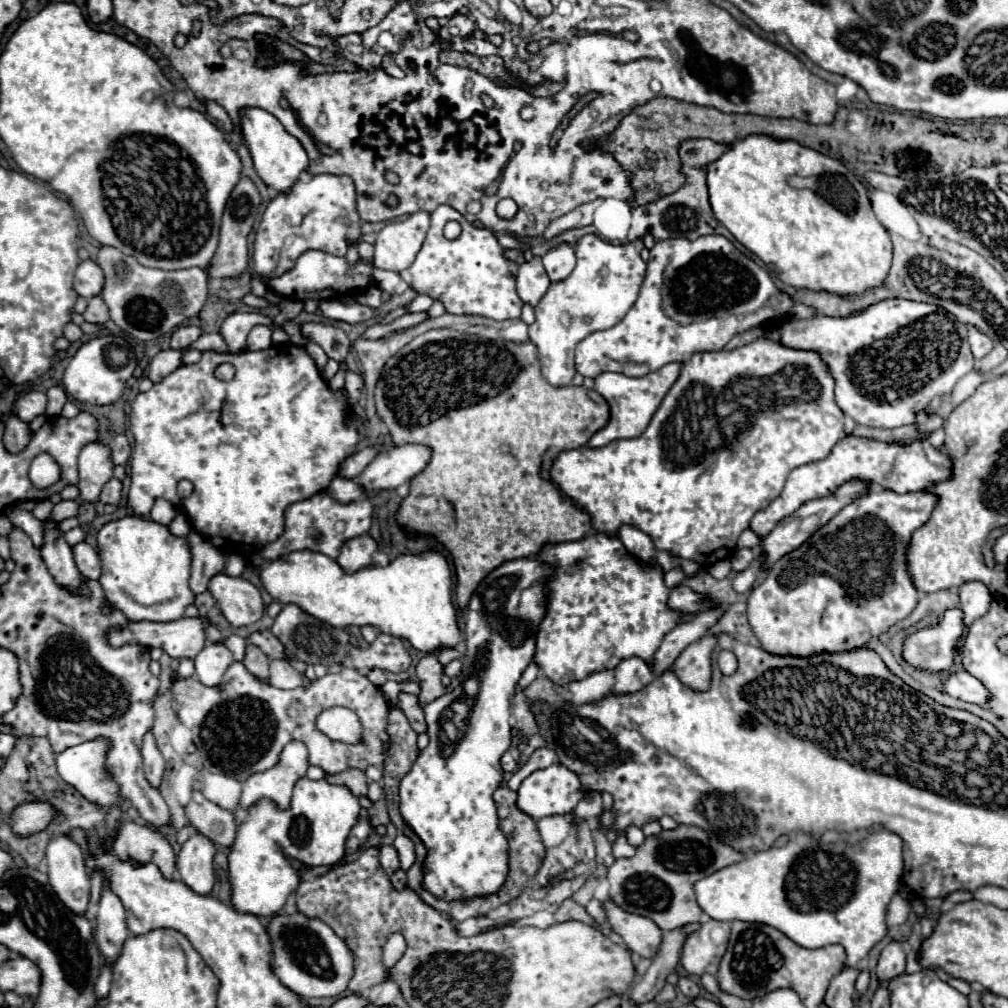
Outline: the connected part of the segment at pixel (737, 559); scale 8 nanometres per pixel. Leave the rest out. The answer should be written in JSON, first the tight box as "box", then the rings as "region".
{"box":[731,549,755,571],"region":[[[737,549],[735,553],[733,553],[733,557],[731,557],[731,563],[733,563],[733,571],[745,571],[749,565],[751,565],[751,561],[755,559],[755,551],[753,549]]]}

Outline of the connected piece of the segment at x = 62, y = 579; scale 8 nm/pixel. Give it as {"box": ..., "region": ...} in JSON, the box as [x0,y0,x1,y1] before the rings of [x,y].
{"box":[41,519,85,593],"region":[[[51,519],[43,521],[41,557],[59,585],[65,585],[73,593],[85,593],[85,587],[81,583],[81,573],[77,571],[73,561],[71,547],[63,539],[63,531],[59,529],[59,525]]]}

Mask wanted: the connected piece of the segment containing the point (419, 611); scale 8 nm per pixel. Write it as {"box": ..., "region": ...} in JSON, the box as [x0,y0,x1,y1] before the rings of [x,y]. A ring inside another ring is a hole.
{"box":[261,549,461,653],"region":[[[305,549],[305,551],[279,557],[277,561],[267,561],[261,567],[261,581],[275,599],[281,599],[281,603],[295,603],[305,613],[339,629],[345,629],[351,625],[357,625],[357,627],[371,625],[381,633],[407,639],[417,651],[423,651],[423,653],[439,653],[443,647],[457,649],[457,645],[461,643],[457,611],[451,601],[451,569],[447,559],[435,549],[427,549],[419,555],[409,555],[409,553],[397,555],[385,567],[371,565],[355,573],[345,573],[335,559],[325,557],[323,553],[313,553]]]}

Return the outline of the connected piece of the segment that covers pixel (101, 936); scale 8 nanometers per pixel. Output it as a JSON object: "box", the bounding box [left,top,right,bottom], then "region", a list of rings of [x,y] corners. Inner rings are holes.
{"box":[95,881,129,963],"region":[[[103,881],[103,891],[99,899],[99,913],[97,913],[97,929],[95,939],[109,963],[117,959],[121,953],[121,945],[129,937],[129,929],[125,923],[125,909],[121,899],[111,891],[109,883]]]}

